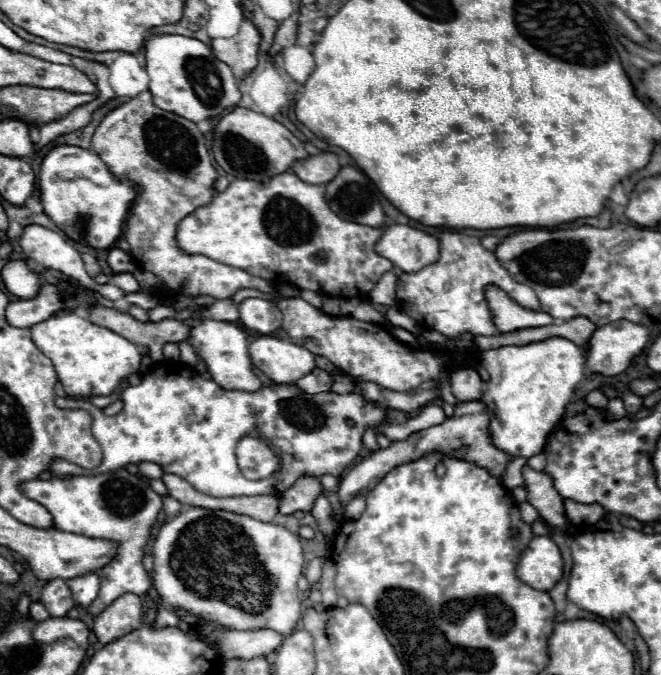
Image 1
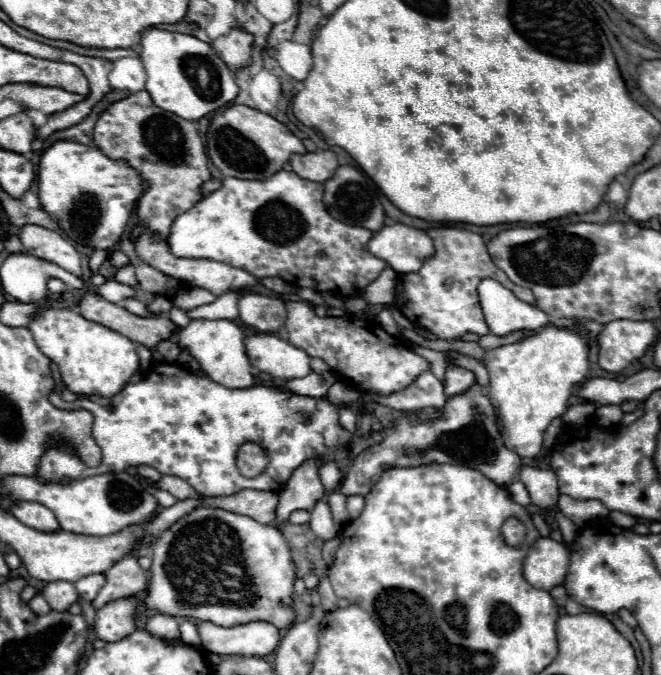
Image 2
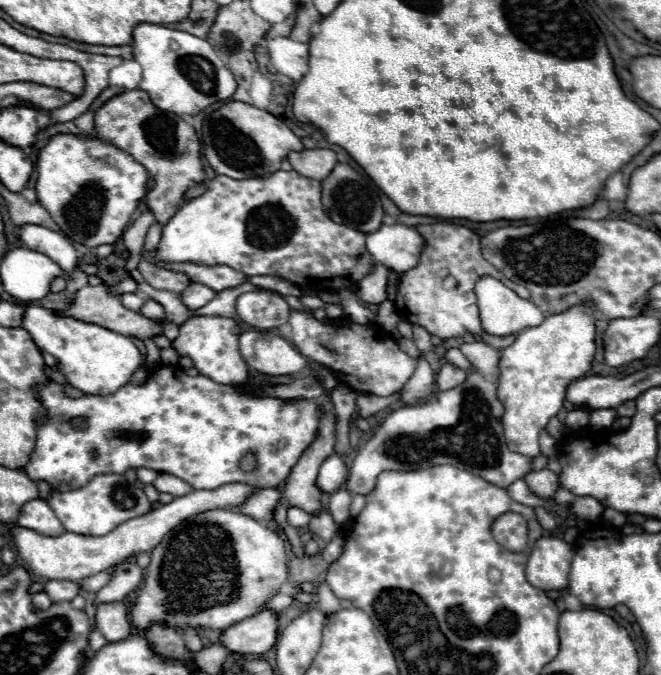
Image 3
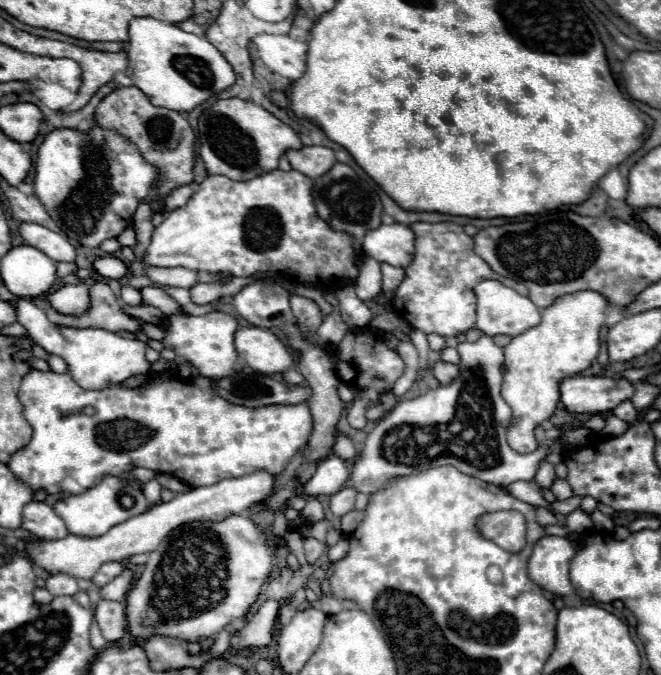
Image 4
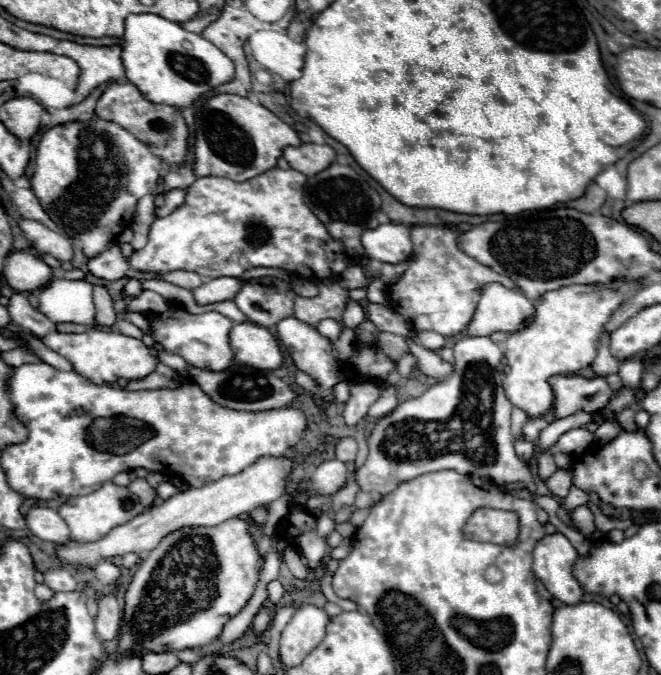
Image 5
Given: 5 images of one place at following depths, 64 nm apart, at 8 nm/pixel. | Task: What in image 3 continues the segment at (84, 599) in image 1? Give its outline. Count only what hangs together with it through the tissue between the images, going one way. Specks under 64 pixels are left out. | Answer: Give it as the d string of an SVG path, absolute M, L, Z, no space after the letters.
M104 570L104 572L96 574L96 576L88 576L88 578L80 580L78 584L80 584L80 588L84 588L86 592L98 592L98 590L110 580L110 574L112 574L112 570Z

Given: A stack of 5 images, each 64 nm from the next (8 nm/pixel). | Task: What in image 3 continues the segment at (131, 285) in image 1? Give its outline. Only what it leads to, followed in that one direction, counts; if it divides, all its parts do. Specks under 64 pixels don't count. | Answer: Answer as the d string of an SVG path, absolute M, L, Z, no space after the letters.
M142 210L142 214L126 228L126 232L124 232L124 246L126 246L128 252L130 252L130 258L128 258L126 266L124 266L126 272L134 270L136 264L140 262L140 258L142 258L142 256L140 256L140 250L142 250L142 246L144 246L146 232L148 232L148 228L150 228L152 224L154 224L152 212L150 212L150 210Z

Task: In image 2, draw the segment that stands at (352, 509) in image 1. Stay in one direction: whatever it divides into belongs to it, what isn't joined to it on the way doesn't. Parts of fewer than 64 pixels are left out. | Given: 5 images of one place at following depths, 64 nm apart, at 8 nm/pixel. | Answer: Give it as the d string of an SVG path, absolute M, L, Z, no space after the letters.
M350 496L348 502L346 502L346 508L348 508L350 520L354 520L354 518L360 516L360 512L364 510L364 498L362 498L362 496Z

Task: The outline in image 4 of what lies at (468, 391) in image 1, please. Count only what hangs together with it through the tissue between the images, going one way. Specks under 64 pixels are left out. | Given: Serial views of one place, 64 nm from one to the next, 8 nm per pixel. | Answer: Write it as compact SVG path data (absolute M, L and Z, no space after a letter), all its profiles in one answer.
M438 362L434 368L432 368L434 376L438 378L438 382L444 386L444 384L452 384L452 380L456 380L456 376L460 376L460 368L454 366L454 364L448 364L448 362Z

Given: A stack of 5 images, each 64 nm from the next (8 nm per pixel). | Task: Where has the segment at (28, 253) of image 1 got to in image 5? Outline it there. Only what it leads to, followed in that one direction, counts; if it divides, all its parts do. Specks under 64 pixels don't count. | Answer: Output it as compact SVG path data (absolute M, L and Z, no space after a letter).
M20 220L20 230L34 250L40 254L50 254L56 260L72 260L72 240L64 234L58 234L36 220Z

